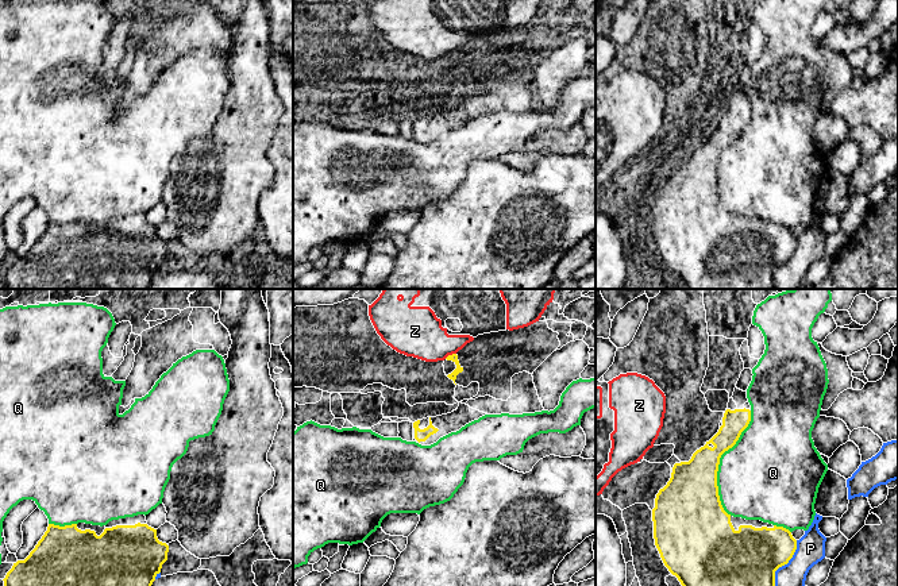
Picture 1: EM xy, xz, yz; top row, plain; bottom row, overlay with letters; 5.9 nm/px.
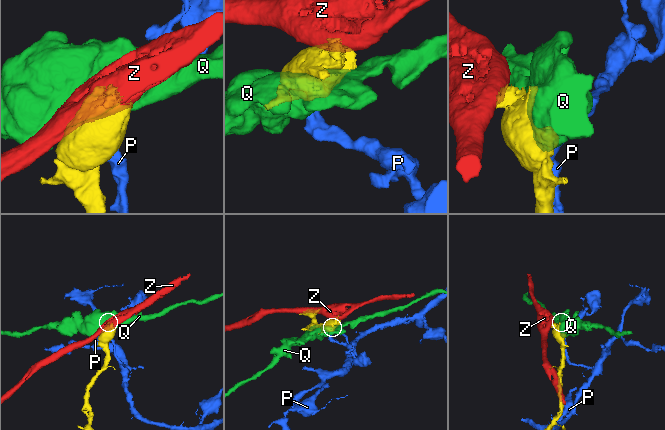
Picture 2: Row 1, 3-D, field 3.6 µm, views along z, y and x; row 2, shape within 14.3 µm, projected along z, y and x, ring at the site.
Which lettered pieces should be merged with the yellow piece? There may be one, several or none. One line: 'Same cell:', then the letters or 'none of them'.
Same cell: none of them

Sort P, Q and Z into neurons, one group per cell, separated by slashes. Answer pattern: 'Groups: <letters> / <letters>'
Groups: P / Q / Z

